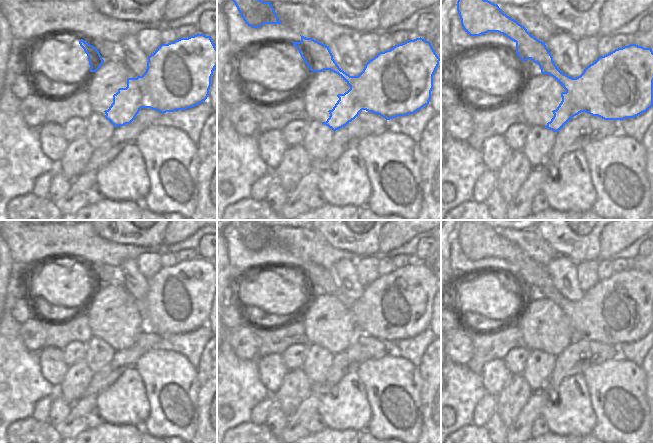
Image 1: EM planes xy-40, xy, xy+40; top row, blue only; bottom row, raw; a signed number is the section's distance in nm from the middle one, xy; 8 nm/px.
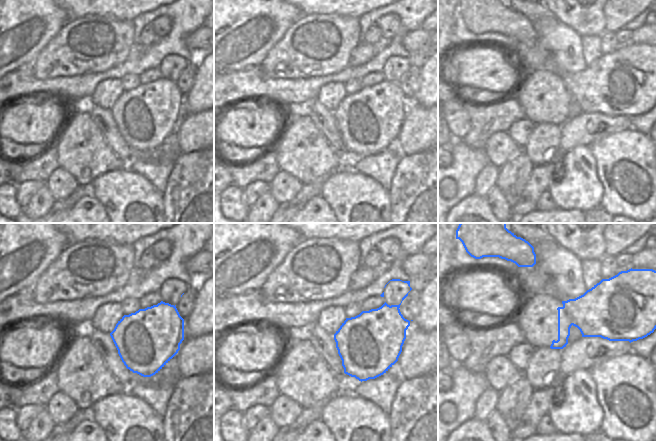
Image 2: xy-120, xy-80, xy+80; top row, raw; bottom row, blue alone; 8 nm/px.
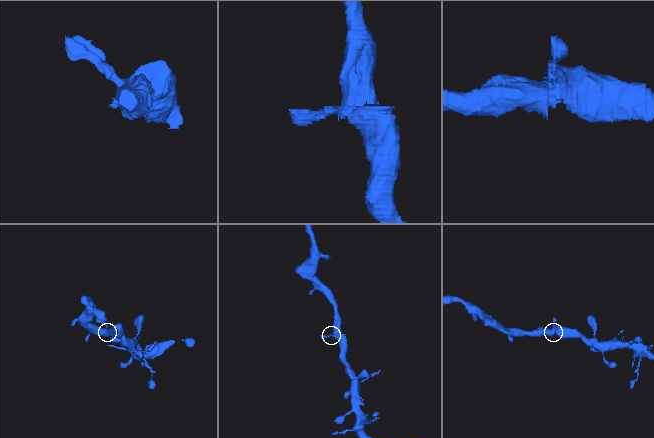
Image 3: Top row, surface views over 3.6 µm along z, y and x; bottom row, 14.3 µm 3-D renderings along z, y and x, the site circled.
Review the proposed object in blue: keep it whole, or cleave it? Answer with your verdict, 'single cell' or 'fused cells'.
single cell

